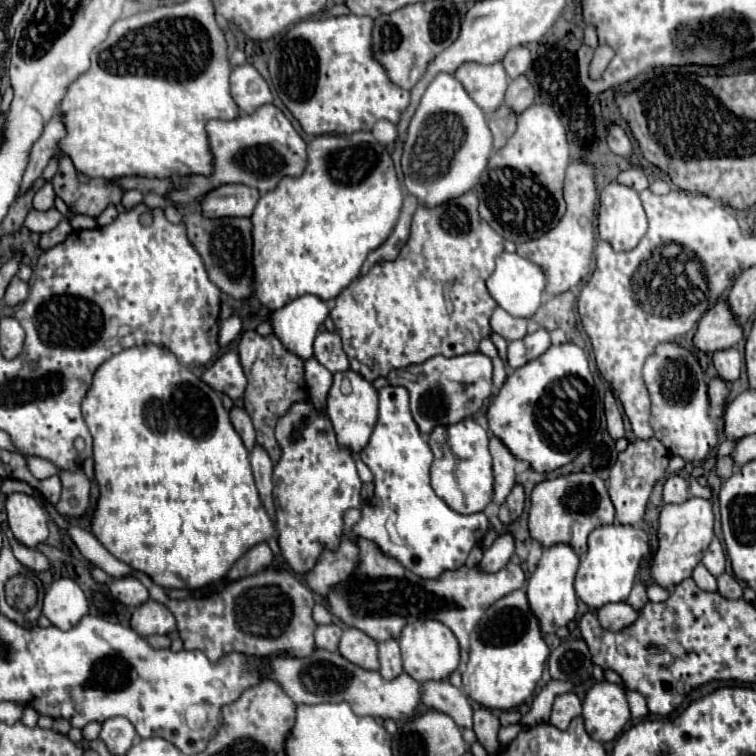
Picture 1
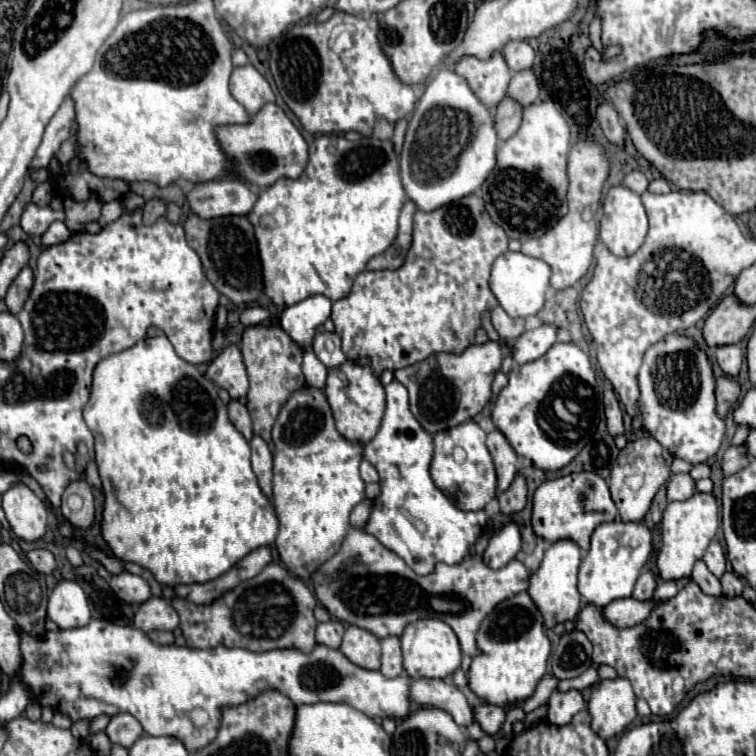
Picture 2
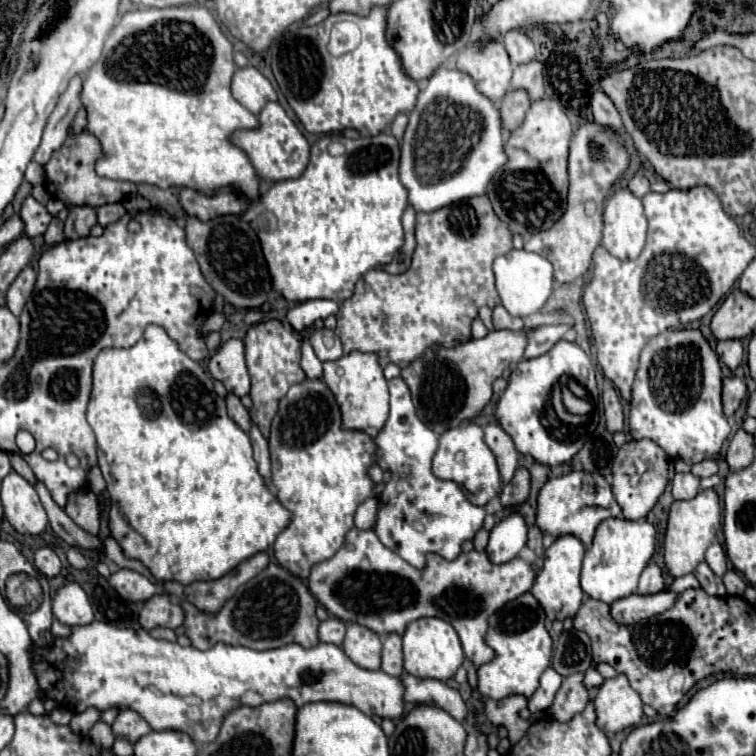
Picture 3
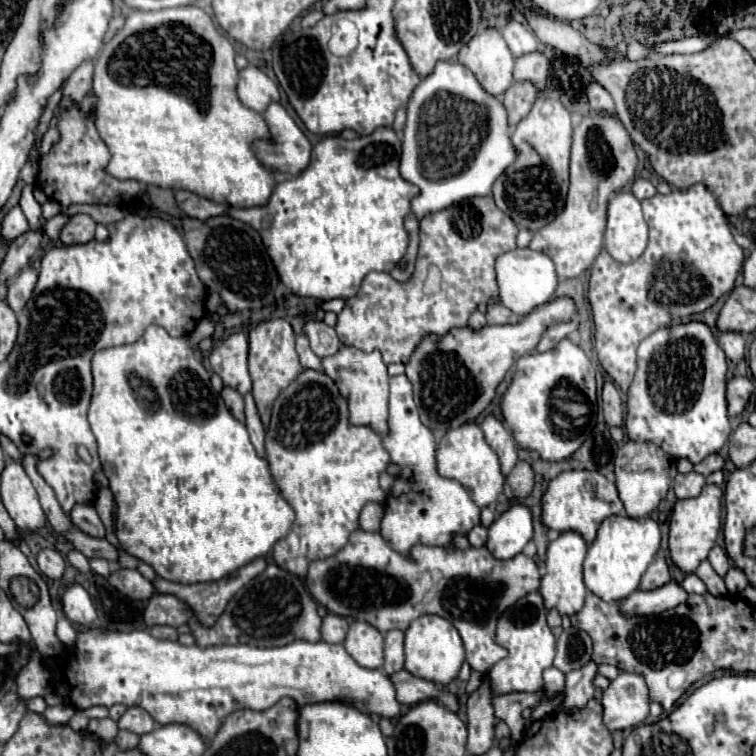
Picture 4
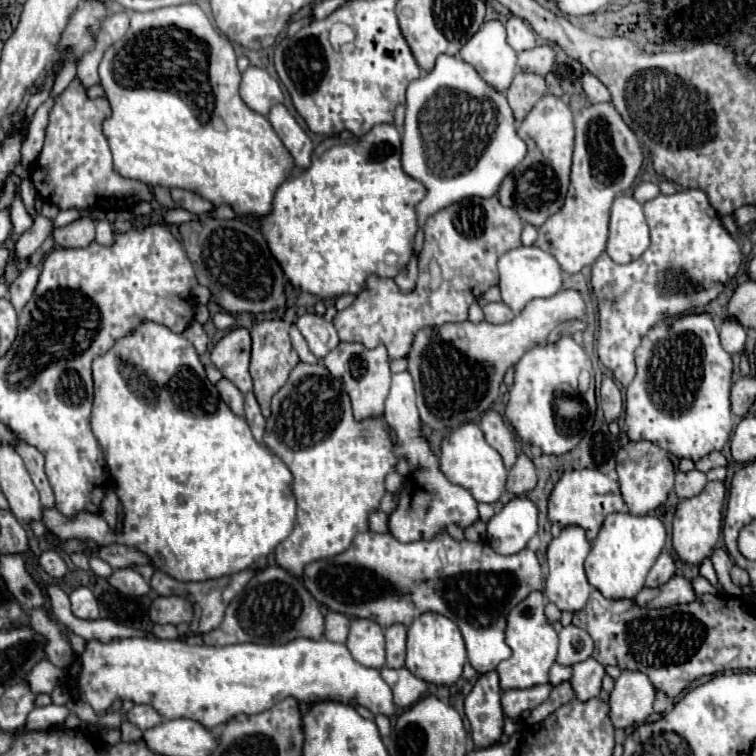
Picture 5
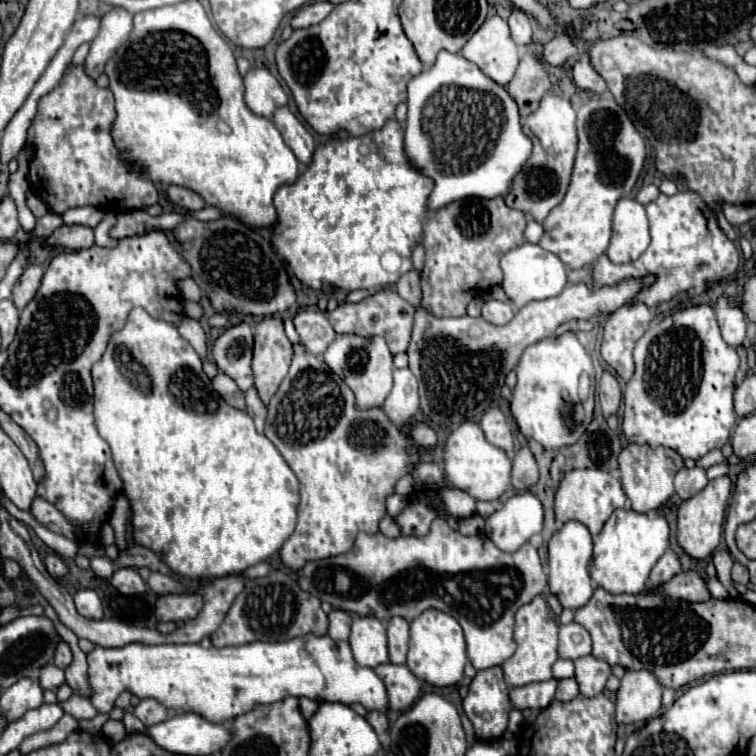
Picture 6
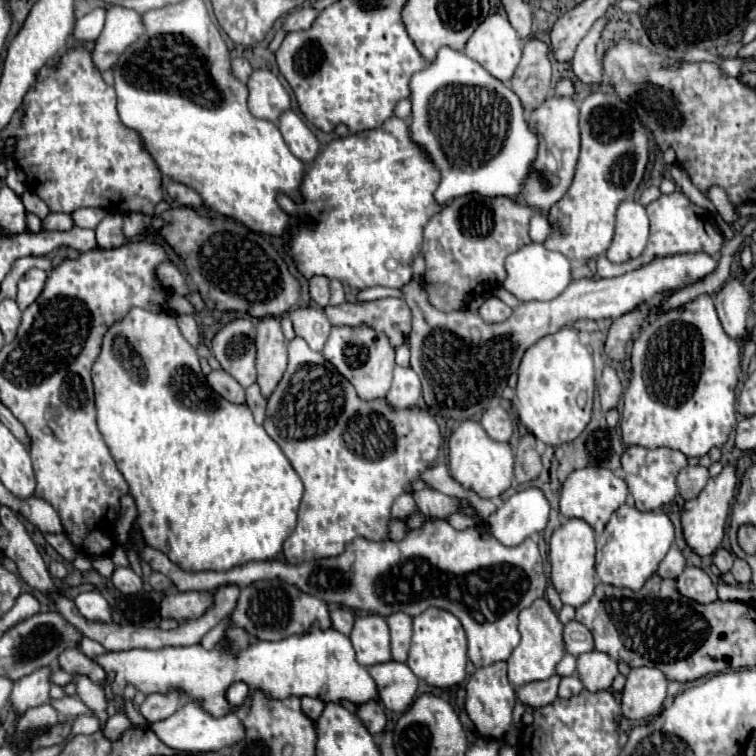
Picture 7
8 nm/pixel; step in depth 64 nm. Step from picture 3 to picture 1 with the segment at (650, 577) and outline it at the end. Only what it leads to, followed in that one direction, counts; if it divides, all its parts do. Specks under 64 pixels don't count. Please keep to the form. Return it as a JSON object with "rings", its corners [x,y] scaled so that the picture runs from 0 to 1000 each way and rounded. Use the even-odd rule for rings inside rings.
{"rings":[[[844,770],[844,772],[836,778],[833,788],[828,791],[828,799],[833,799],[839,807],[847,807],[854,796],[857,796],[857,791],[854,791],[854,775],[852,775],[849,770]]]}

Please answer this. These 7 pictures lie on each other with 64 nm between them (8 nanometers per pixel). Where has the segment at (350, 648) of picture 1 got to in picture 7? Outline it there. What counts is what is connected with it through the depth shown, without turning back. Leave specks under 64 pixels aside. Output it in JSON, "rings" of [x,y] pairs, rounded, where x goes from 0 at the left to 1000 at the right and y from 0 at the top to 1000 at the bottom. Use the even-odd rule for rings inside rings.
{"rings":[[[474,815],[463,847],[471,860],[471,873],[479,881],[495,881],[516,873],[516,839],[513,825],[505,815]]]}

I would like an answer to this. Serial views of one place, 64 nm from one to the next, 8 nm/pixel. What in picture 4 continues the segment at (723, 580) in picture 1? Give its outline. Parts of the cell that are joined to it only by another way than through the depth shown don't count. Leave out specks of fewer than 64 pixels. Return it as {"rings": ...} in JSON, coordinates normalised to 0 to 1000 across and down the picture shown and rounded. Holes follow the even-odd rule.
{"rings":[[[966,751],[958,762],[958,770],[966,786],[981,786],[981,780],[989,775],[989,765],[984,762],[984,757],[979,757],[979,751]]]}

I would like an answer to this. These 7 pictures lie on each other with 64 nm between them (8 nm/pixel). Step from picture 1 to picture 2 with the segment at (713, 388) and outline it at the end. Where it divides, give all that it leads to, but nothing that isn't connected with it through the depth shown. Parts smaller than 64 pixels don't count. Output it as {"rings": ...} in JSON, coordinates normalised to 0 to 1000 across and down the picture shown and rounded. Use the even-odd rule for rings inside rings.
{"rings":[[[952,497],[947,503],[947,548],[952,553],[960,553],[963,545],[968,542],[971,521],[974,521],[974,529],[976,529],[976,521],[979,521],[976,508],[963,497]]]}

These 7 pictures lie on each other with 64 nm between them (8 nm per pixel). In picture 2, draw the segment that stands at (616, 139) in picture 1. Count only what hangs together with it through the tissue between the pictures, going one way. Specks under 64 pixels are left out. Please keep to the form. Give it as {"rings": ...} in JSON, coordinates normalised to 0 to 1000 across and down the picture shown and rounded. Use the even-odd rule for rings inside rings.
{"rings":[[[799,135],[799,138],[791,140],[788,151],[791,151],[791,161],[794,161],[796,175],[799,175],[799,180],[804,183],[804,188],[812,190],[812,193],[817,193],[820,198],[825,198],[828,172],[825,172],[823,161],[817,159],[817,148],[815,148],[804,135]]]}

